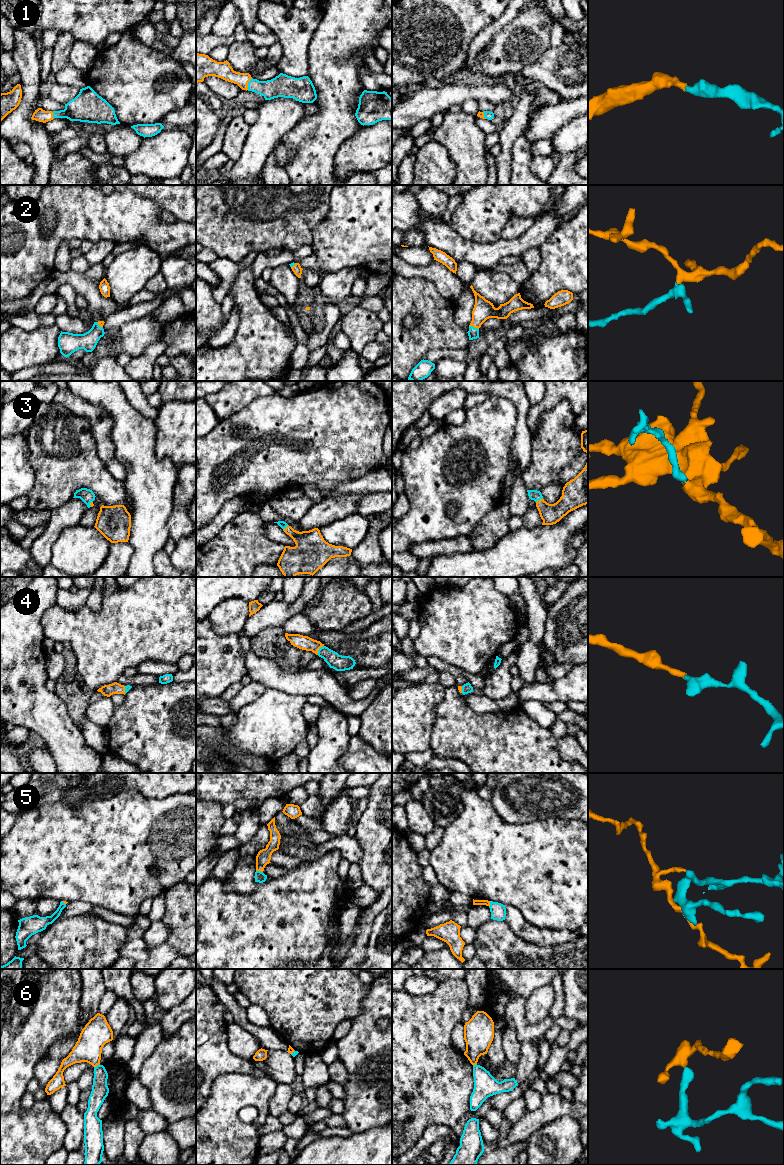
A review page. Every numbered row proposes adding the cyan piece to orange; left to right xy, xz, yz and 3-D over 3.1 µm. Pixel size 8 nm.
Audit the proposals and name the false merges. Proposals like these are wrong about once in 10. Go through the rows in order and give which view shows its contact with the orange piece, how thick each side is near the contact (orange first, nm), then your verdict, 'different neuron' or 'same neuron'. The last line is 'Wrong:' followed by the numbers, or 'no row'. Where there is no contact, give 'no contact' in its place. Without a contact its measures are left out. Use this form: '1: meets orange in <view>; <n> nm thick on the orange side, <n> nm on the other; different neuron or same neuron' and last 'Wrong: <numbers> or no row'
1: meets orange in xz; 140 nm thick on the orange side, 160 nm on the other; same neuron
2: meets orange in yz; 160 nm thick on the orange side, 90 nm on the other; same neuron
3: meets orange in yz; 170 nm thick on the orange side, 90 nm on the other; same neuron
4: meets orange in xz; 110 nm thick on the orange side, 130 nm on the other; same neuron
5: meets orange in xz; 120 nm thick on the orange side, 90 nm on the other; same neuron
6: meets orange in xy; 220 nm thick on the orange side, 140 nm on the other; different neuron
Wrong: 6

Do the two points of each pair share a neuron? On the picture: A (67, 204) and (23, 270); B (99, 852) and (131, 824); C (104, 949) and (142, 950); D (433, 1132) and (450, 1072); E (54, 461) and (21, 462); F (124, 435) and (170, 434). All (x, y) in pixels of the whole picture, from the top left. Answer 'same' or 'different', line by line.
A: same
B: same
C: different
D: different
E: different
F: different

